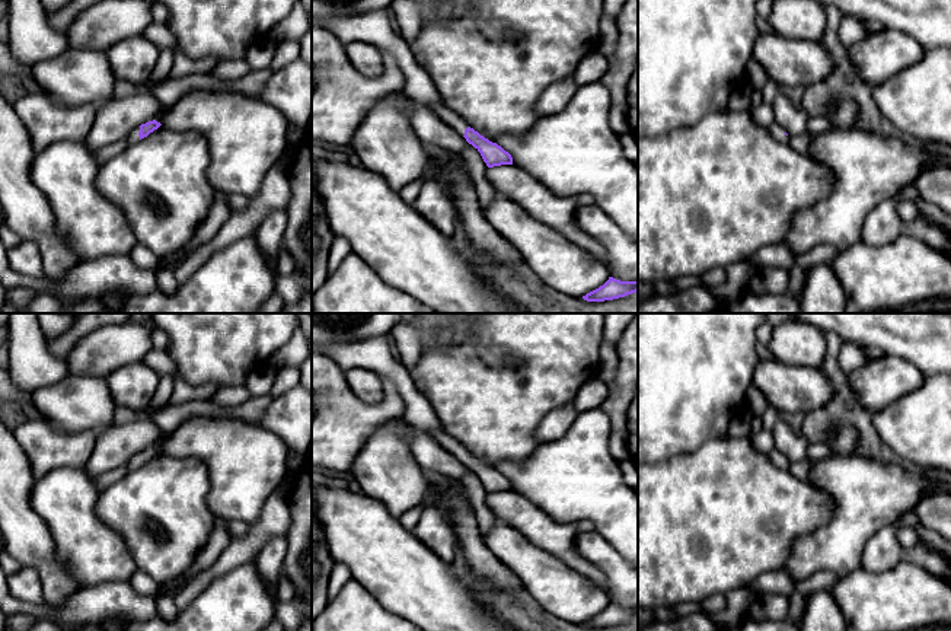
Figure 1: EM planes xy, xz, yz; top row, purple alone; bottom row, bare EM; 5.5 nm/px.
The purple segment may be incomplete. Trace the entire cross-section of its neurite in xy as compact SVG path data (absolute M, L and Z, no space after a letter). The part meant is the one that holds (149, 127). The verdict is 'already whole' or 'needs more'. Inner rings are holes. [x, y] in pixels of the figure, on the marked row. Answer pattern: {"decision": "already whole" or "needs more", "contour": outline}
{"decision": "needs more", "contour": "M156 119L149 121L146 124L141 124L140 127L135 127L130 136L125 138L125 141L128 144L134 144L137 141L140 141L141 138L147 137L150 133L153 133L154 130L157 130L162 124L157 122Z"}

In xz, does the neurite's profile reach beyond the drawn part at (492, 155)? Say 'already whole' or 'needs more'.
needs more

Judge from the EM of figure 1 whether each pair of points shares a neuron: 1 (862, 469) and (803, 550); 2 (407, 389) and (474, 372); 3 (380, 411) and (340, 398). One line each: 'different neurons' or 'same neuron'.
1: same neuron
2: different neurons
3: same neuron

